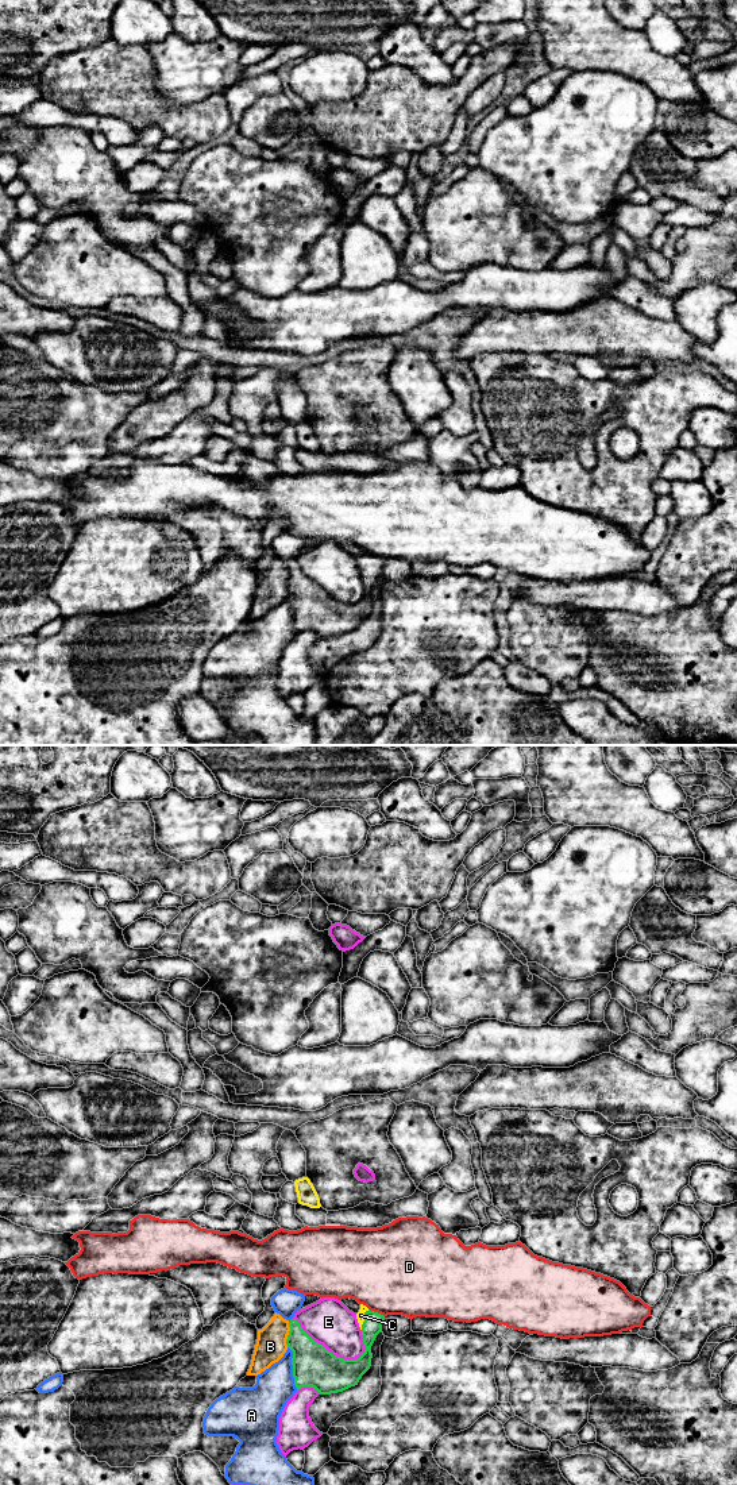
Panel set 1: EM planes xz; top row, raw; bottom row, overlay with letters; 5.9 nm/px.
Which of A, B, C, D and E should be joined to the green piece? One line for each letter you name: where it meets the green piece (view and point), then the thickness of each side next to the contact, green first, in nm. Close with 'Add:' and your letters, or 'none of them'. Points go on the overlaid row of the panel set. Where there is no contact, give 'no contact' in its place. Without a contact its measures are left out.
C: xz (365, 1319) | 120/50 nm
Add: C

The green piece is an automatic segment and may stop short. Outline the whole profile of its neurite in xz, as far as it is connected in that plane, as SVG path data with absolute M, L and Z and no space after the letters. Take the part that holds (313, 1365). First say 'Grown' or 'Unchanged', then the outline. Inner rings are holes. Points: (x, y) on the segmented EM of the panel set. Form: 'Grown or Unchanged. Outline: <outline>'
Grown. Outline: M360 1304L356 1319L363 1335L364 1353L356 1359L333 1355L323 1345L315 1342L296 1319L289 1322L288 1347L293 1351L292 1365L294 1385L315 1388L319 1395L343 1392L358 1385L371 1366L371 1346L382 1331L385 1316Z

